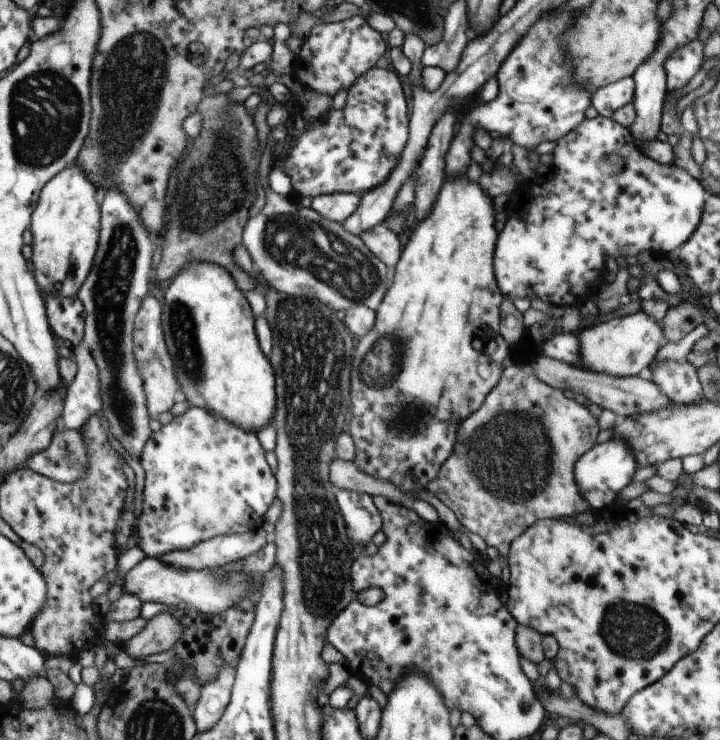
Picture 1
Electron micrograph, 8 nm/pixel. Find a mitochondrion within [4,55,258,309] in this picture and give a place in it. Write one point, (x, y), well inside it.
(45, 108)

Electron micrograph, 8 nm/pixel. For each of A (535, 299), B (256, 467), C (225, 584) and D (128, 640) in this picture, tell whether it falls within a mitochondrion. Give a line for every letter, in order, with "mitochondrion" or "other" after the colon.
A: other
B: other
C: mitochondrion
D: other

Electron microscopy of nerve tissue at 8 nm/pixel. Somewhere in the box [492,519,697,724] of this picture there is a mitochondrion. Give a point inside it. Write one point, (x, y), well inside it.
(636, 632)

